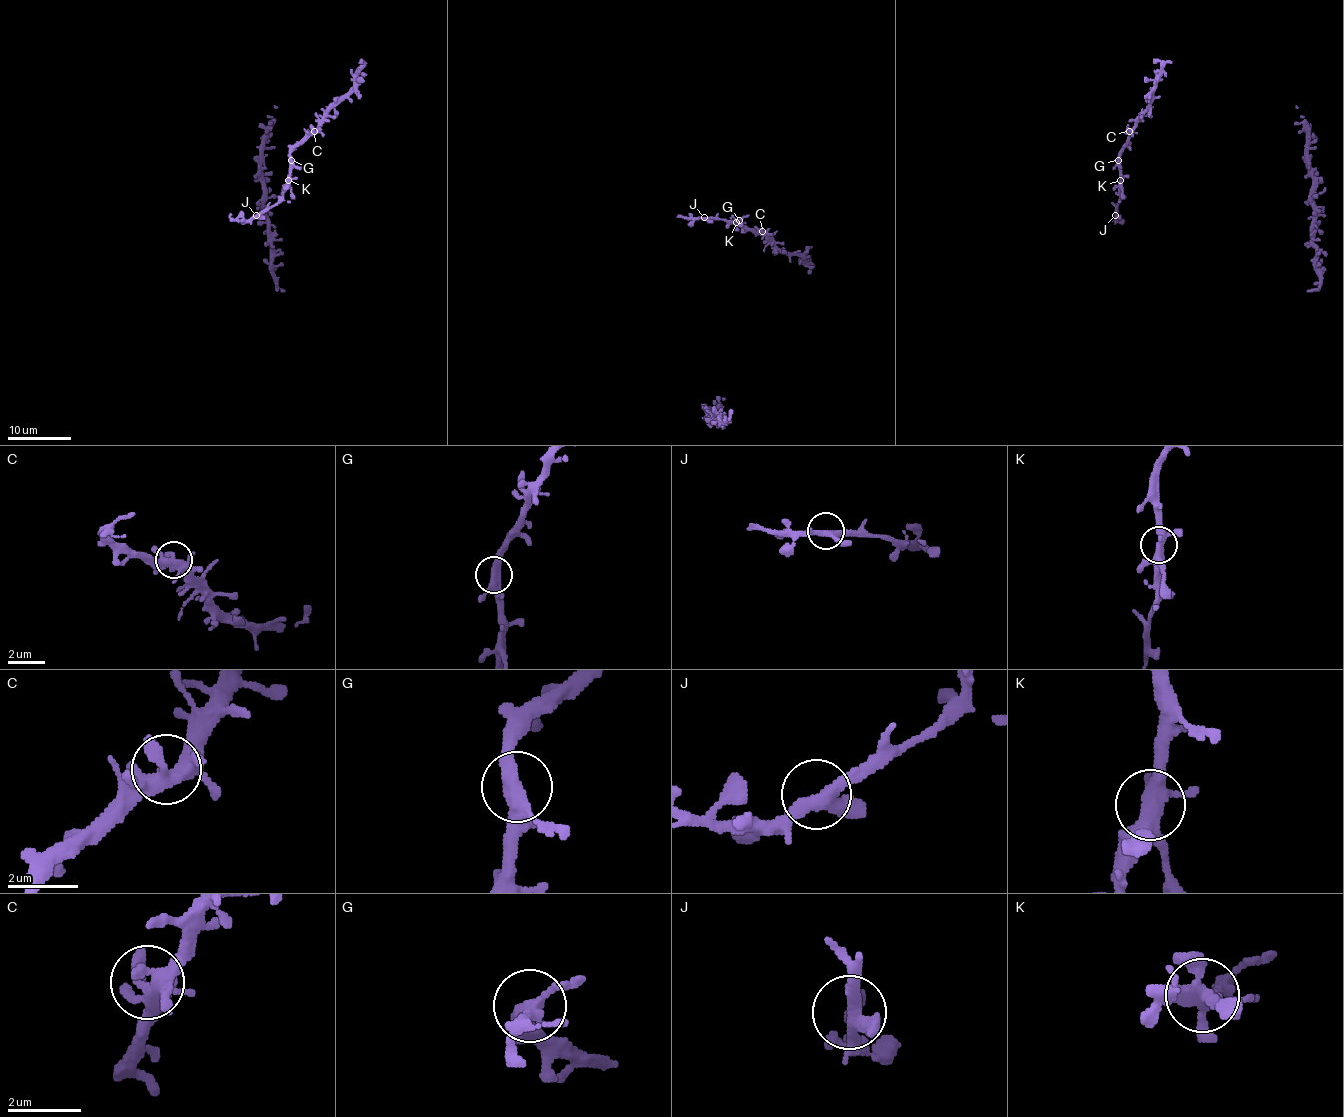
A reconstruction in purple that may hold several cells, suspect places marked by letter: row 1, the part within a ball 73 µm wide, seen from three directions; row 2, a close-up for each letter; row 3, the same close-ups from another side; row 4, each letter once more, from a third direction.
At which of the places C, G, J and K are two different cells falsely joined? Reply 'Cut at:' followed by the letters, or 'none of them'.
Cut at: none of them

